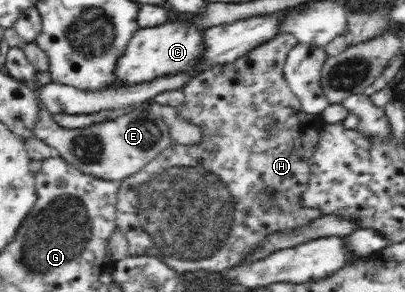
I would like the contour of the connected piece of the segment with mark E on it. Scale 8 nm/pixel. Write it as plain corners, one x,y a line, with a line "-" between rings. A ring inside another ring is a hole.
36,71
35,76
28,83
36,93
37,108
40,108
37,123
33,124
33,137
58,150
60,157
76,166
80,172
89,173
103,180
122,181
139,172
170,146
172,138
168,126
147,109
126,112
124,115
93,124
85,129
67,129
57,125
52,112
44,106
38,96
38,90
51,82
48,71

